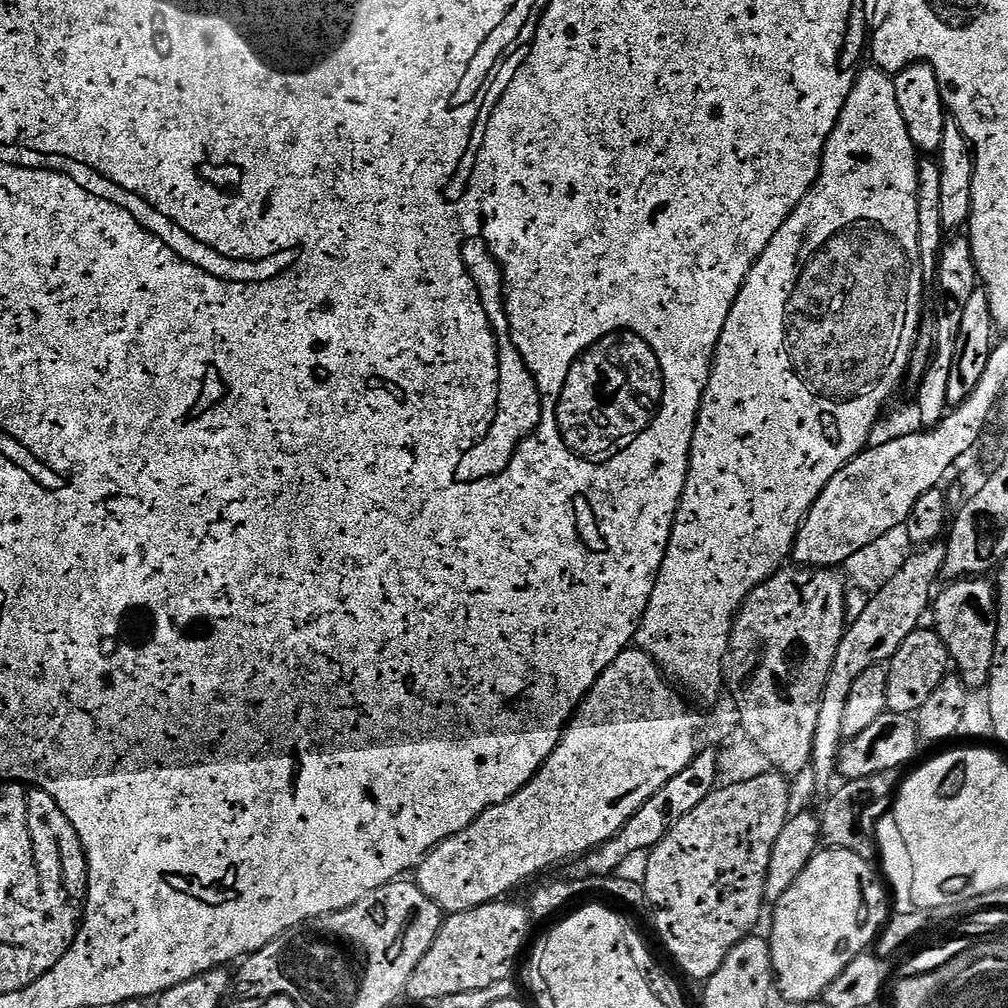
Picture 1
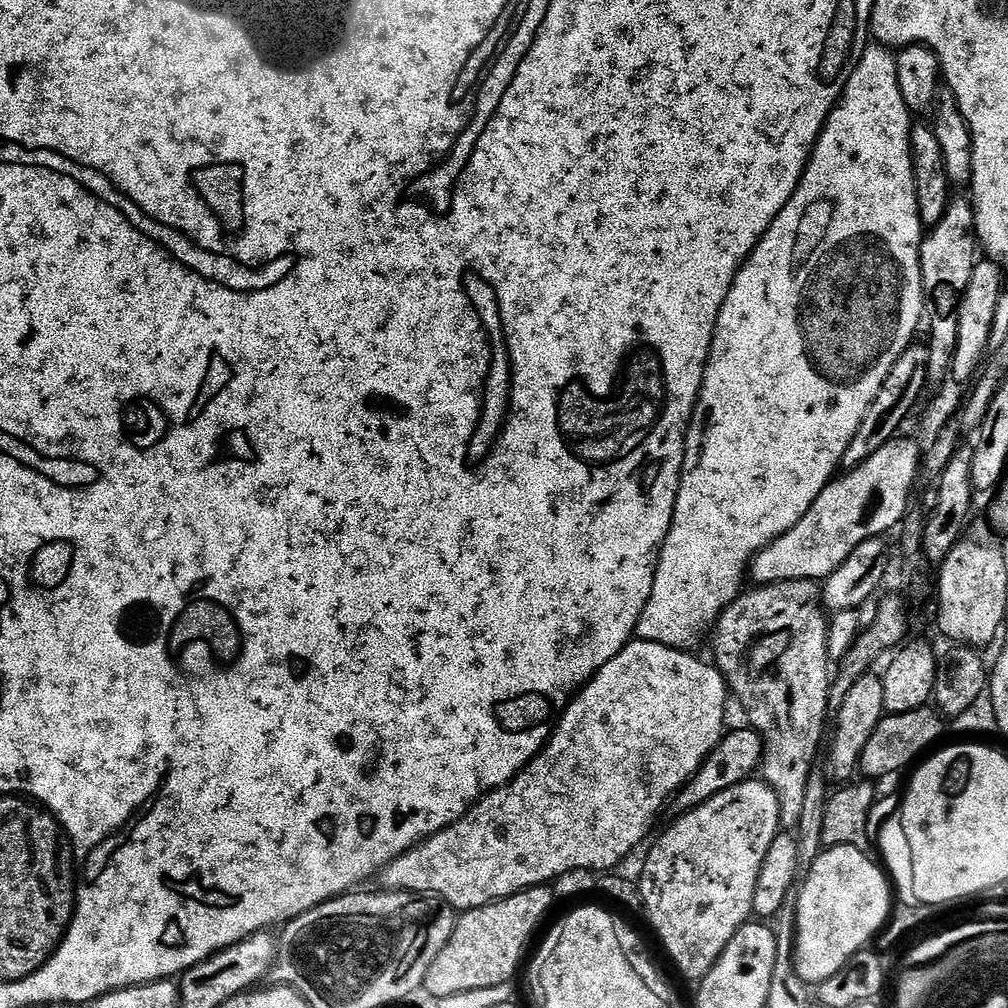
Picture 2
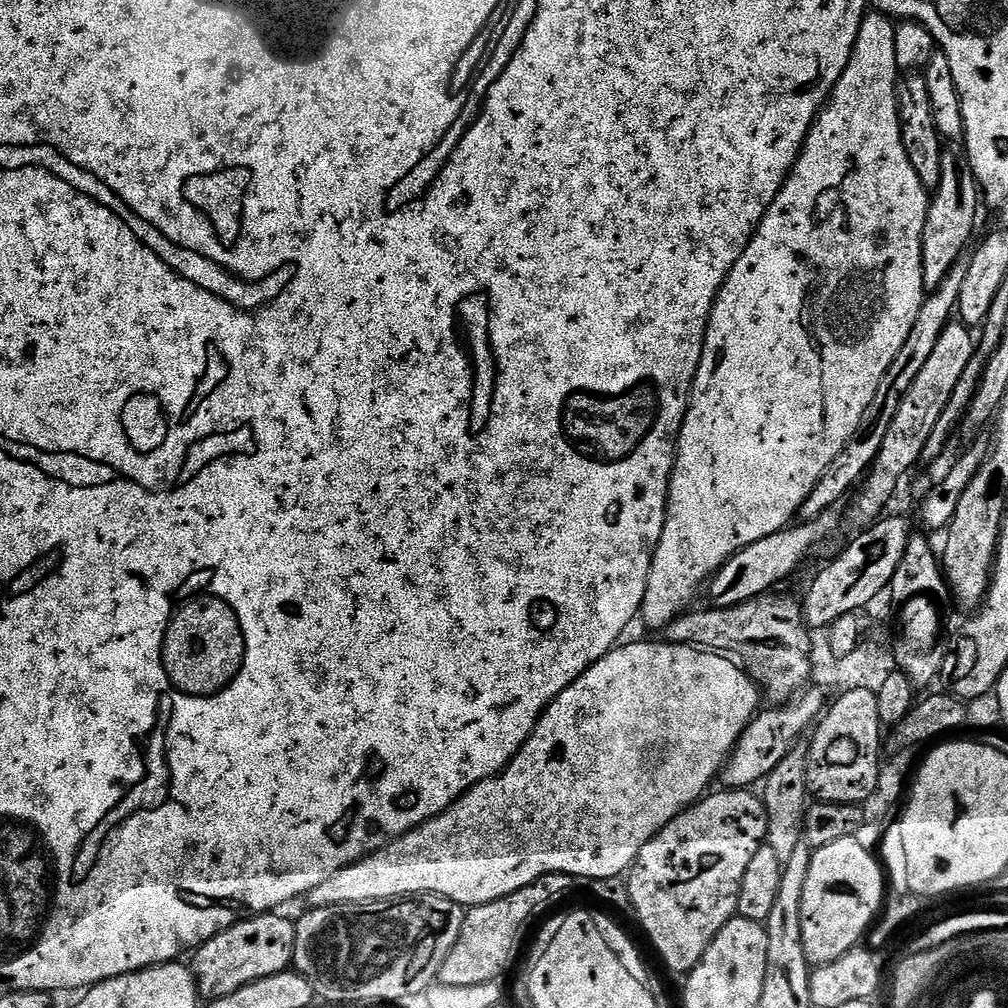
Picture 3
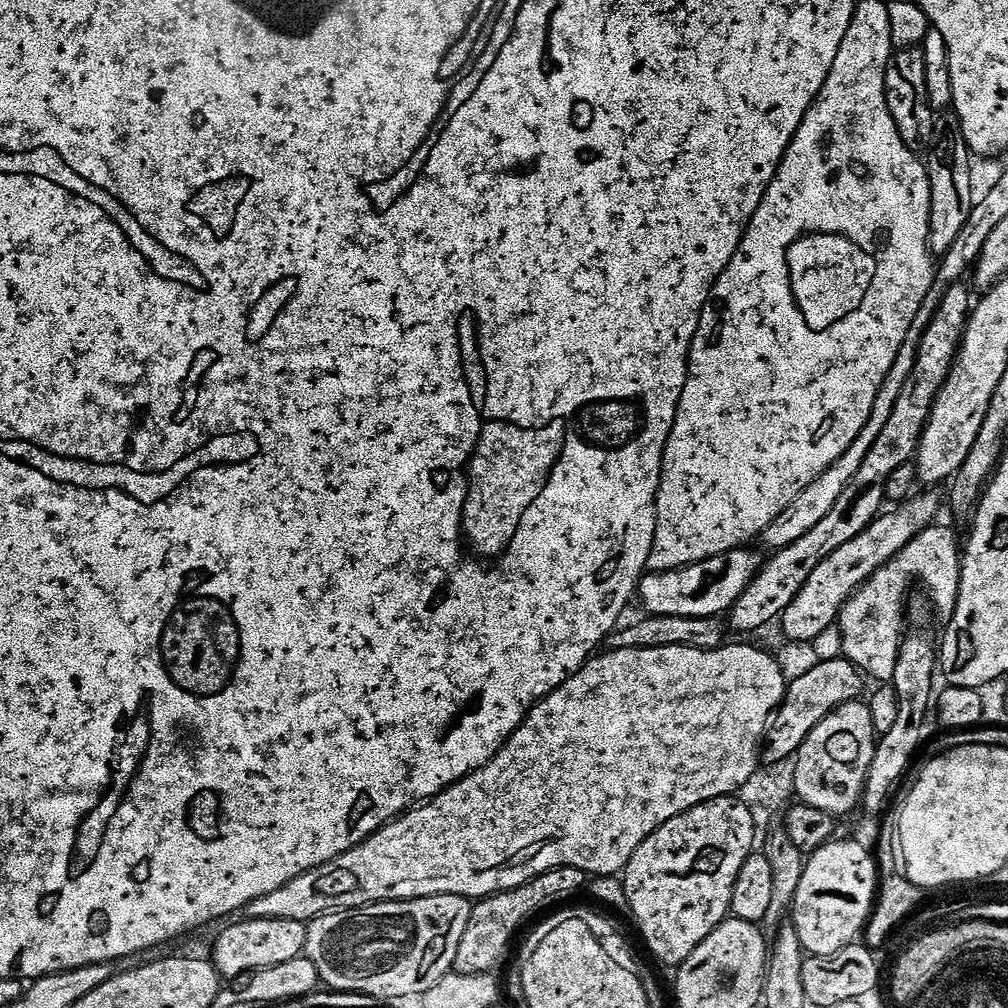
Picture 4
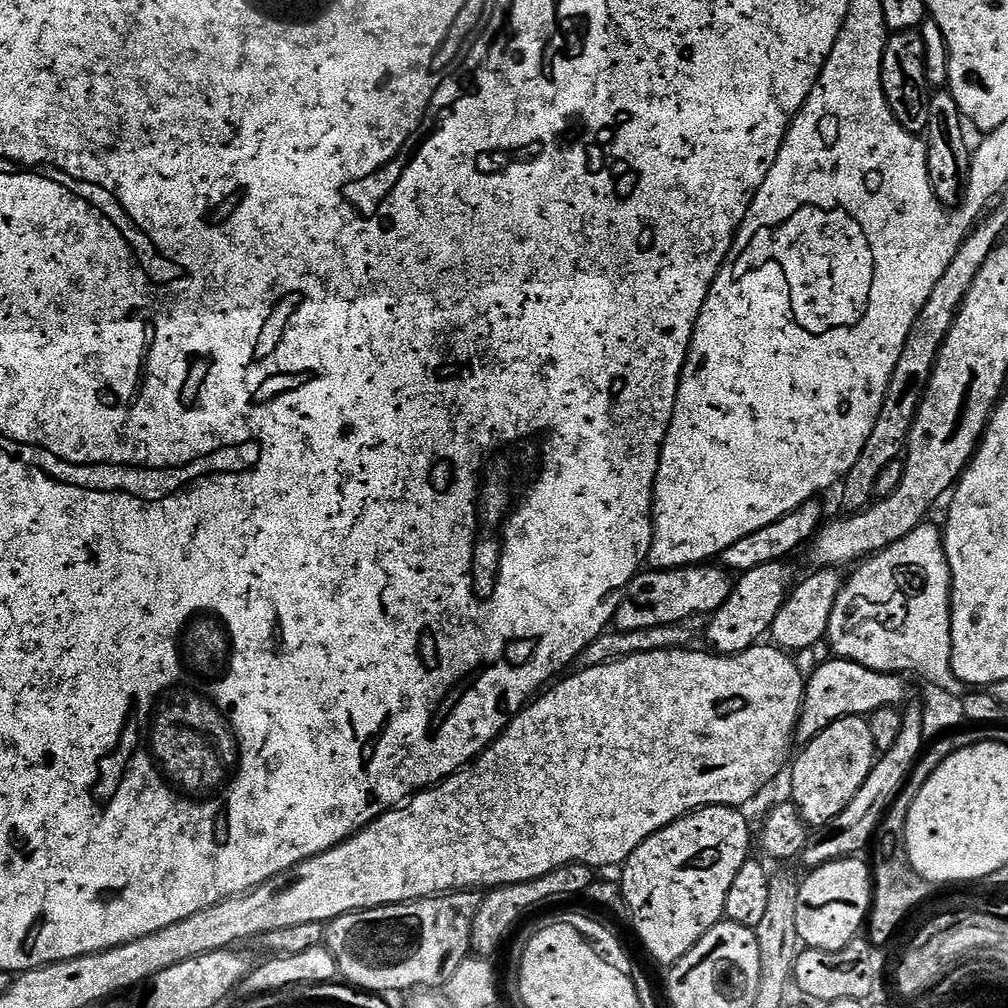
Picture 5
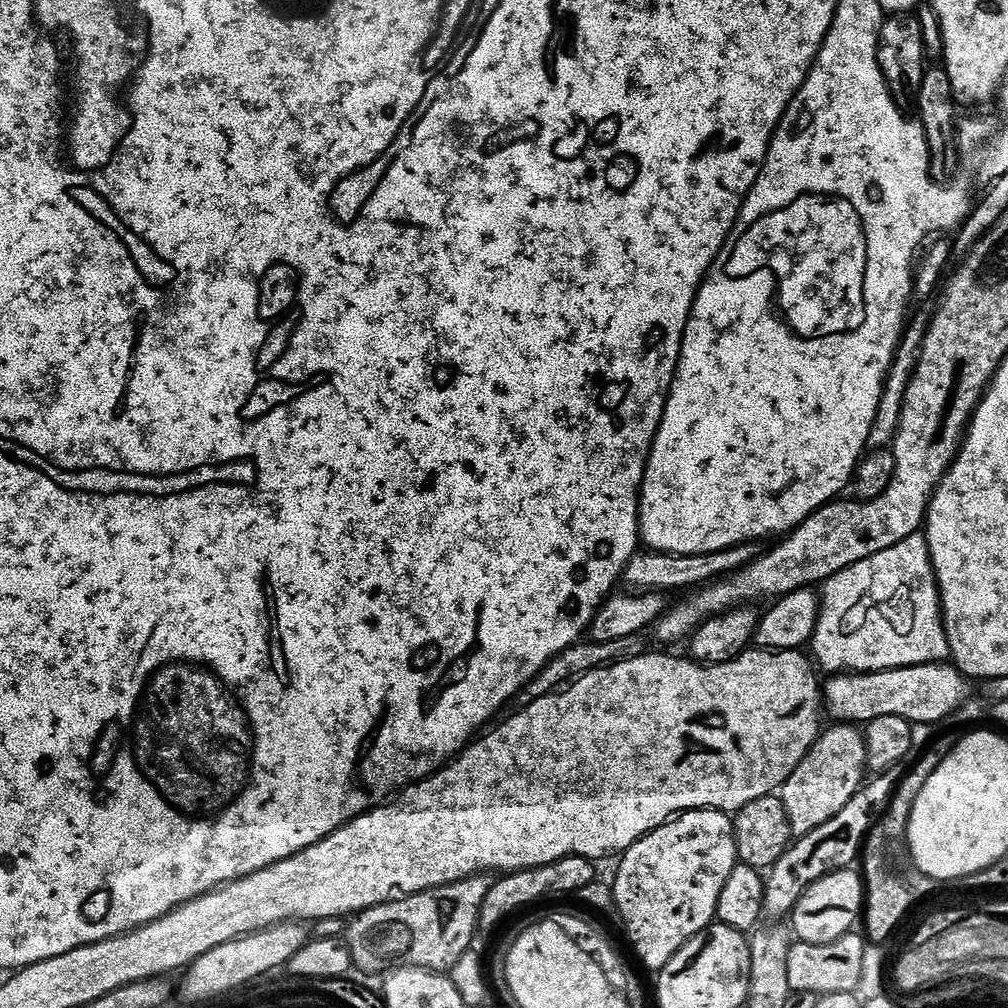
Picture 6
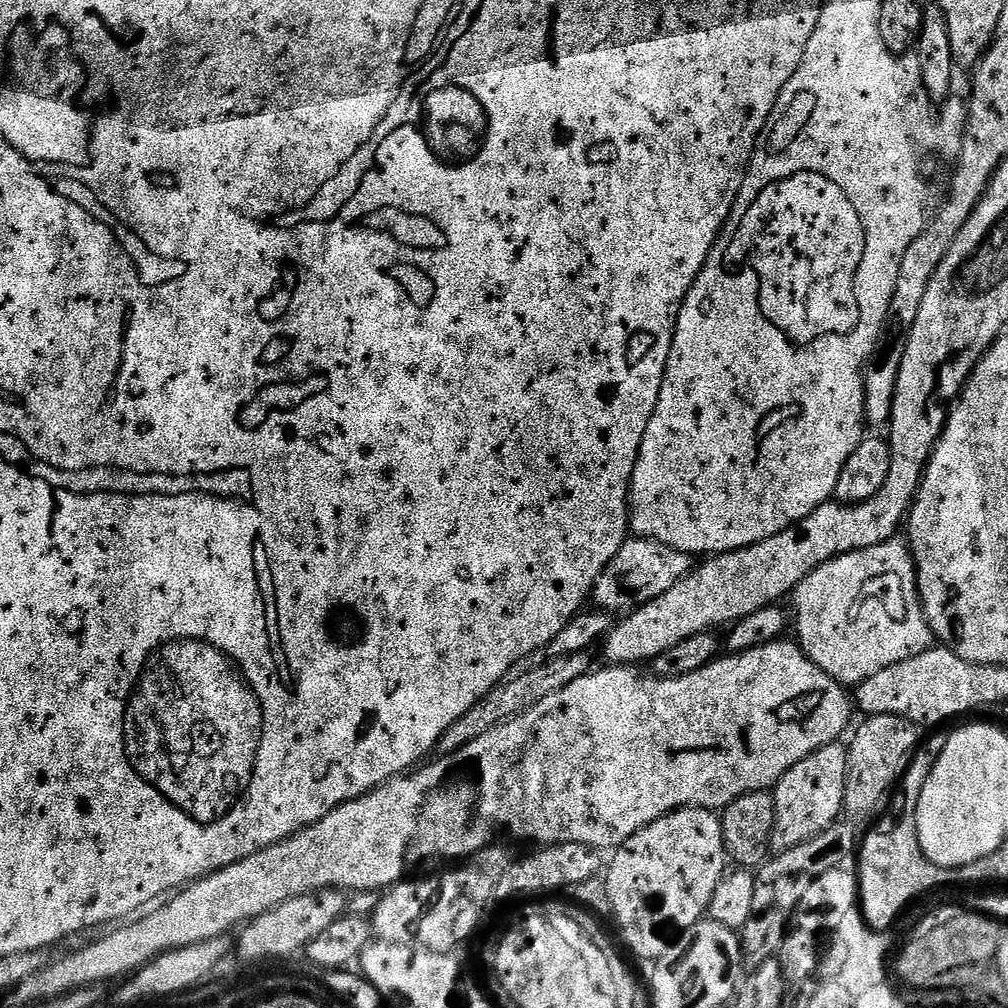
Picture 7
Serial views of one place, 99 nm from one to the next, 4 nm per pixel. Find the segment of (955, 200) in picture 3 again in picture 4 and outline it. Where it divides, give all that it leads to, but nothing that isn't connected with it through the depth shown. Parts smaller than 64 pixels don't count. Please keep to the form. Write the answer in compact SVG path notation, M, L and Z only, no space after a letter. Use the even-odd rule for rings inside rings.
M940 114L936 117L936 137L926 158L928 181L931 186L930 230L928 247L935 257L948 253L962 227L966 226L976 201L972 182L972 154L968 143L960 133L960 117L955 114Z

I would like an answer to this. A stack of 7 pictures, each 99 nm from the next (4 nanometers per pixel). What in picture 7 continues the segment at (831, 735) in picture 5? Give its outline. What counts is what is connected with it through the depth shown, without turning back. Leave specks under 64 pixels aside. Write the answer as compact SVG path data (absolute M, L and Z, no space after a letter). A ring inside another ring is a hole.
M843 743L827 744L793 766L775 785L776 831L774 840L781 849L798 847L820 836L841 819L844 793L848 791L850 752Z

